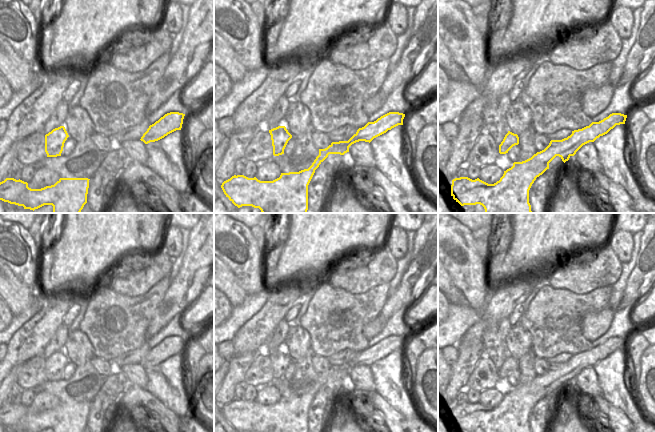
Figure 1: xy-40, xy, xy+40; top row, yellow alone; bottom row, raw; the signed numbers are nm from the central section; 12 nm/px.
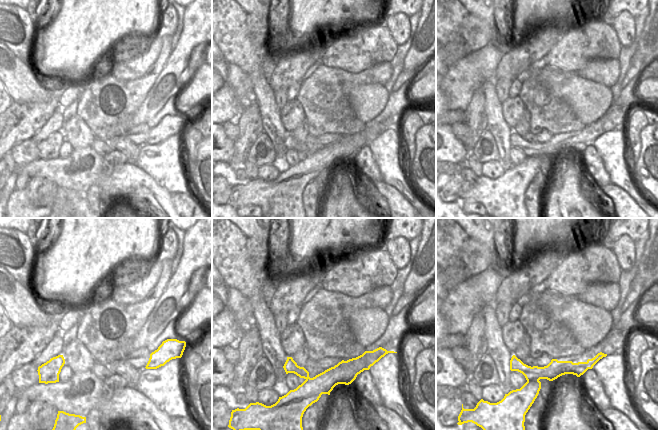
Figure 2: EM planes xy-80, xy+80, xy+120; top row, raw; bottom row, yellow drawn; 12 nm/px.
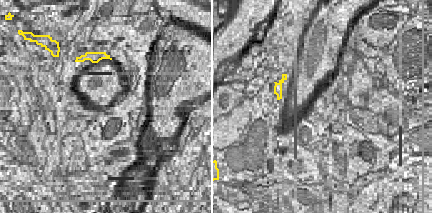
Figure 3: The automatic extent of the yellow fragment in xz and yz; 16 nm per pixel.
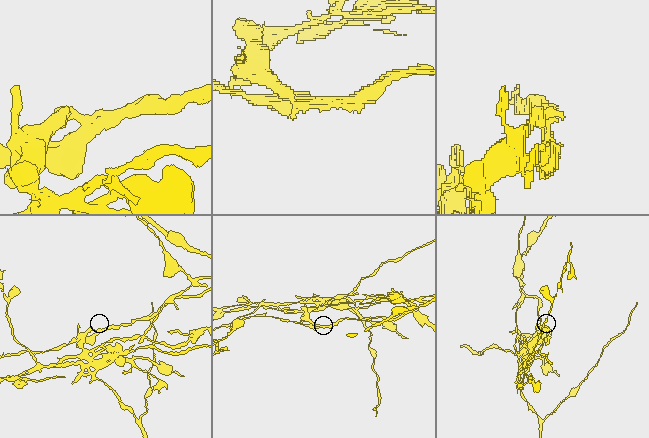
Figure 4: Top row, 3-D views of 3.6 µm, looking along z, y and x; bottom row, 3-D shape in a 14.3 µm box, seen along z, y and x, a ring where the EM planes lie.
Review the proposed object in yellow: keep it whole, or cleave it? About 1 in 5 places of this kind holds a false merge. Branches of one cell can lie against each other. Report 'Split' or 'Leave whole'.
Split

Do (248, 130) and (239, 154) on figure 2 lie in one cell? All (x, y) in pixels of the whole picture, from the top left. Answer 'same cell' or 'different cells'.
same cell

